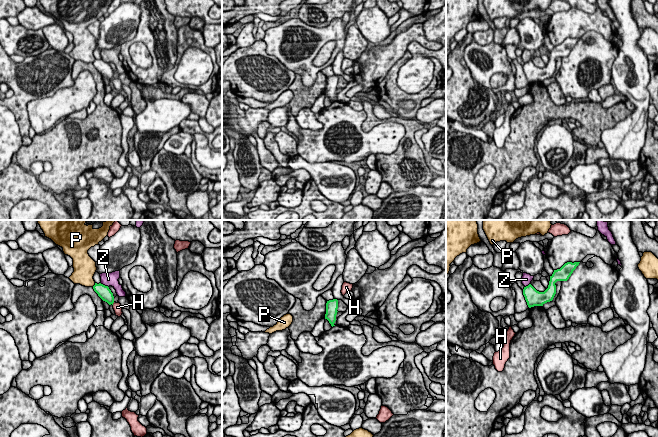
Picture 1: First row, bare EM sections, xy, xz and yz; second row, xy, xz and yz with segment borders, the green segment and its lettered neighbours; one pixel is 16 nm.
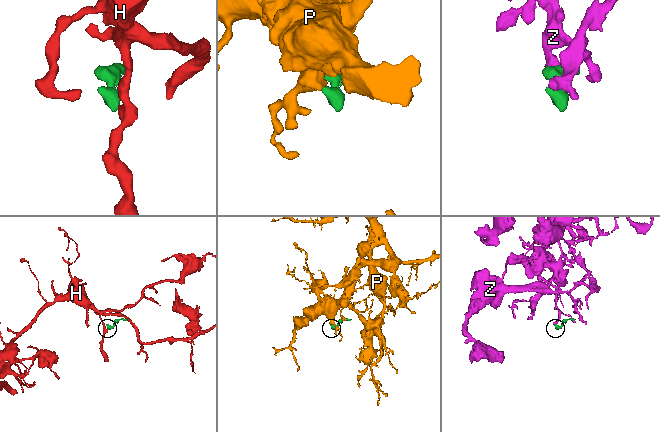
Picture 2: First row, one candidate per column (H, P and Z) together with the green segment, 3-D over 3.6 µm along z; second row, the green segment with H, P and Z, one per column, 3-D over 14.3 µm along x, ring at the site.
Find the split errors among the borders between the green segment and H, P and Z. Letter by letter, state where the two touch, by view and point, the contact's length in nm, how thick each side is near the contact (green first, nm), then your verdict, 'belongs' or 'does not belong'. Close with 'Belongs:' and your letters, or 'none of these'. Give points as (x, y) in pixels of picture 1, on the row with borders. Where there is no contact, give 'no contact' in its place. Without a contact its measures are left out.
H: meets green in xy at (113, 302); contact 60 nm long; 200 nm thick on the green side, 140 nm on the other; belongs
P: meets green in xy at (94, 285); contact 80 nm long; 200 nm thick on the green side, 320 nm on the other; does not belong
Z: meets green in xy at (104, 285); contact 160 nm long; 200 nm thick on the green side, 220 nm on the other; does not belong
Belongs: H

